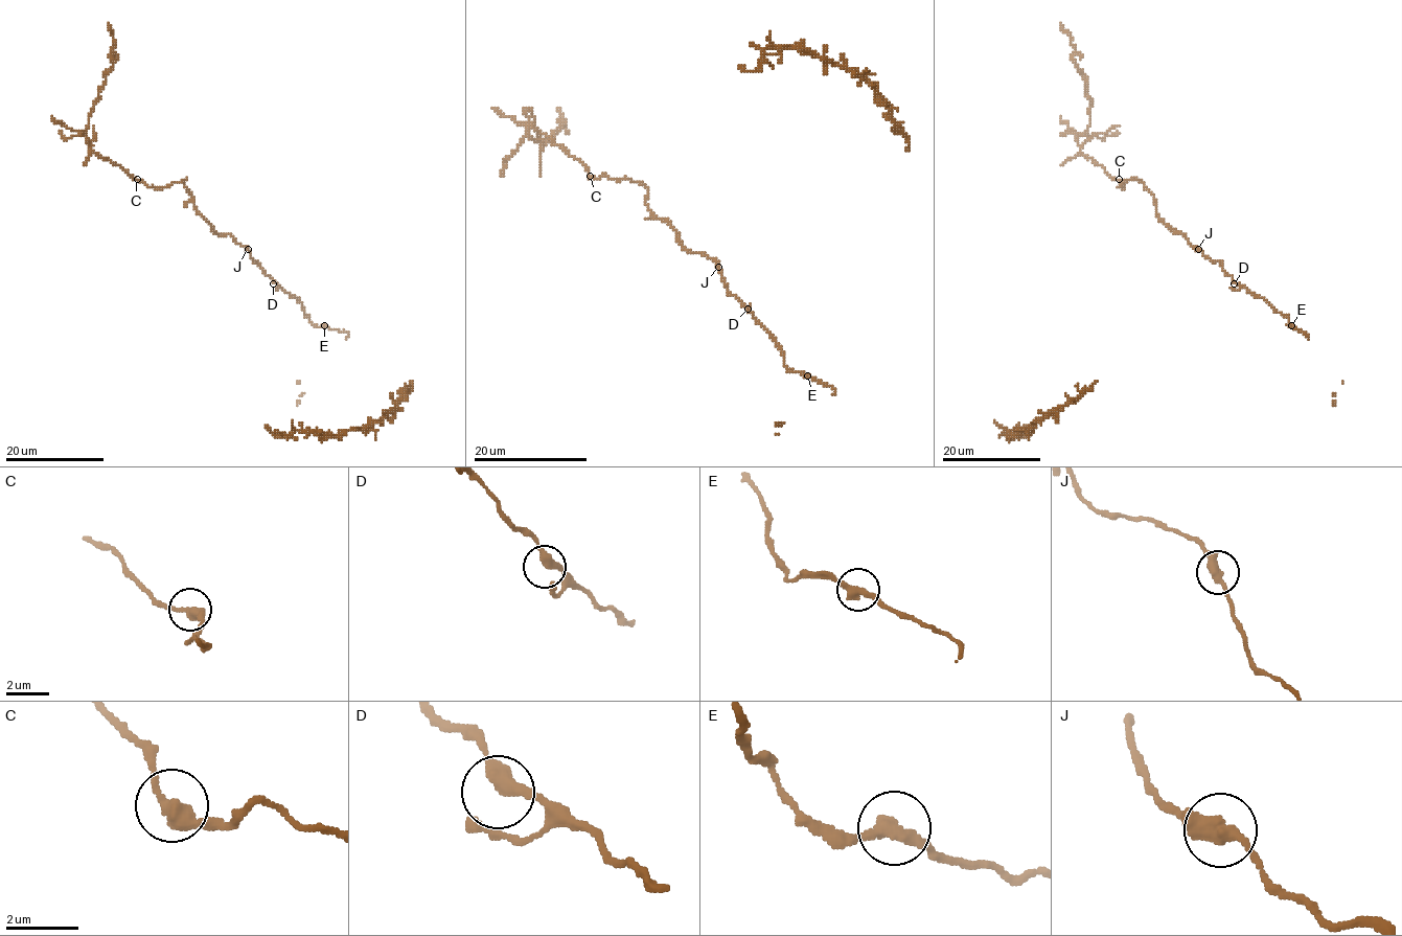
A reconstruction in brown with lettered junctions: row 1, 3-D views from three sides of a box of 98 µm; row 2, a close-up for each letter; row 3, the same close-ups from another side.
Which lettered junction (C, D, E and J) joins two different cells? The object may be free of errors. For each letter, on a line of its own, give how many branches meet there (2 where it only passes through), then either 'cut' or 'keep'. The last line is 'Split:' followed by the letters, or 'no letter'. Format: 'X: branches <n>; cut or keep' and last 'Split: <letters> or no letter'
C: branches 2; cut
D: branches 2; keep
E: branches 2; keep
J: branches 2; keep
Split: C

